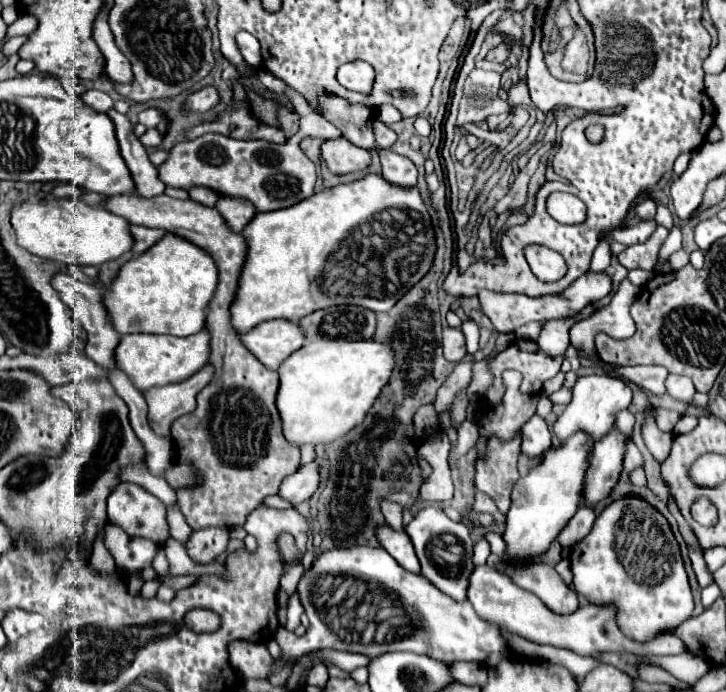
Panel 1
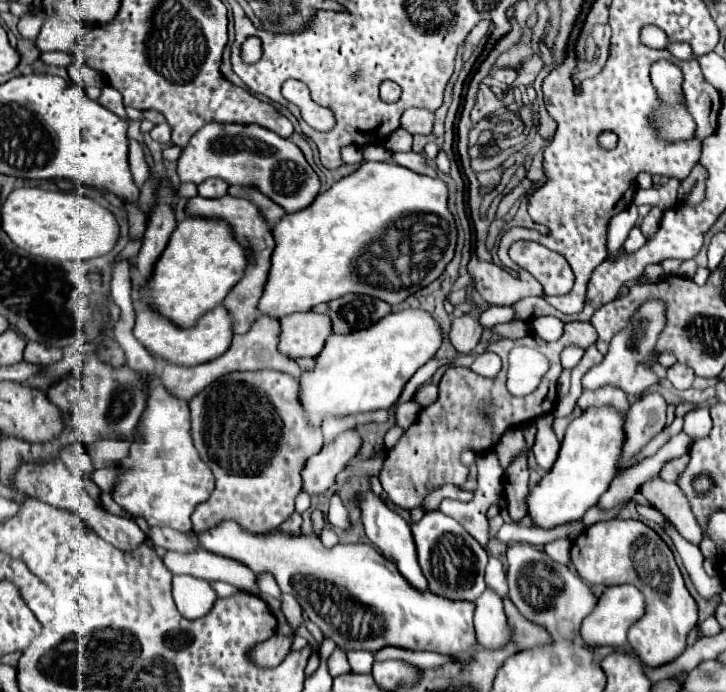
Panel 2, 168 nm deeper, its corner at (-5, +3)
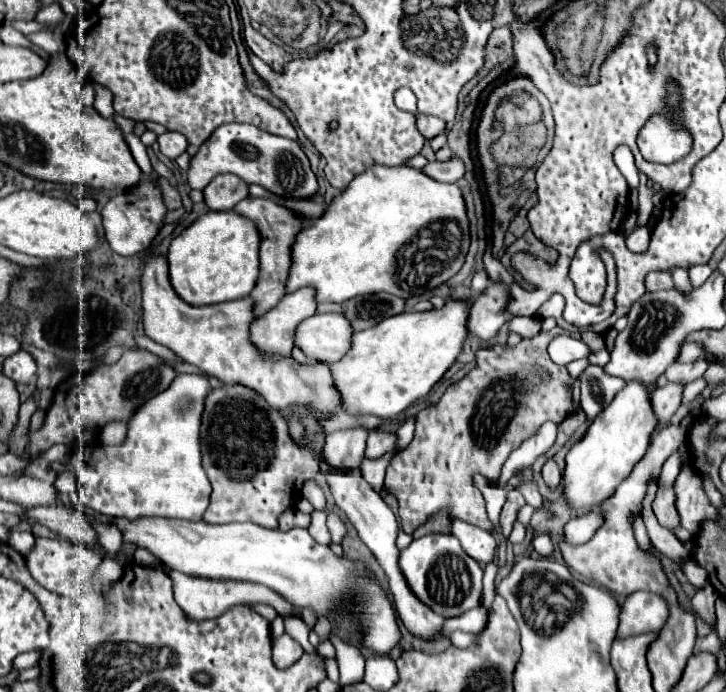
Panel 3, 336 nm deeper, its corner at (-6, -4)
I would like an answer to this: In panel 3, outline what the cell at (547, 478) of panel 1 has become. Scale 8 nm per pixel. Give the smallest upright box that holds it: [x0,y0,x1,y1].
[563,381,657,511]

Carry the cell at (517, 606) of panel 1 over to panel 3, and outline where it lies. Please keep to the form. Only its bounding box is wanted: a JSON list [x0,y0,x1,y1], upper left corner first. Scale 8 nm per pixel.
[617,591,668,637]

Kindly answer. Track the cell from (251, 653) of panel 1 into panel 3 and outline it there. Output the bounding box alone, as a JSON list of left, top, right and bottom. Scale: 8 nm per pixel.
[273,633,303,669]

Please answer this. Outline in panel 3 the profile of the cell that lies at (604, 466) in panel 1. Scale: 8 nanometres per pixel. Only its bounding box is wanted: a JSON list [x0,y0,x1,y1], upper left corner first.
[651,383,683,425]

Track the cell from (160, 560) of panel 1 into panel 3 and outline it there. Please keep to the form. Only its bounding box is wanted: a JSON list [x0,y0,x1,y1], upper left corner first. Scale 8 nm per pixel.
[134,548,158,566]

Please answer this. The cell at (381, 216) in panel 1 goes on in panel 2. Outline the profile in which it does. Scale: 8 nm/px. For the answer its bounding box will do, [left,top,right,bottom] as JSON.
[258,162,458,318]

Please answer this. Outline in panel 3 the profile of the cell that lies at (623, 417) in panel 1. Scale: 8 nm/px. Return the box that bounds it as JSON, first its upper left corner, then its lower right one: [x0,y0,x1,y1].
[581,365,625,419]

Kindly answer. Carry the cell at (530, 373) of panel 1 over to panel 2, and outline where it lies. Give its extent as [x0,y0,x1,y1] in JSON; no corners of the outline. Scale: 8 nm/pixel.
[380,322,596,510]

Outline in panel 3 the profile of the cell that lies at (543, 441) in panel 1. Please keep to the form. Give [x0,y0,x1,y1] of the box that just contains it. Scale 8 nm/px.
[541,457,561,487]

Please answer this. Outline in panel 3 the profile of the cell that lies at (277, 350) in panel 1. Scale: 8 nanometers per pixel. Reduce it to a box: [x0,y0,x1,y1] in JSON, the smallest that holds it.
[295,313,351,363]

